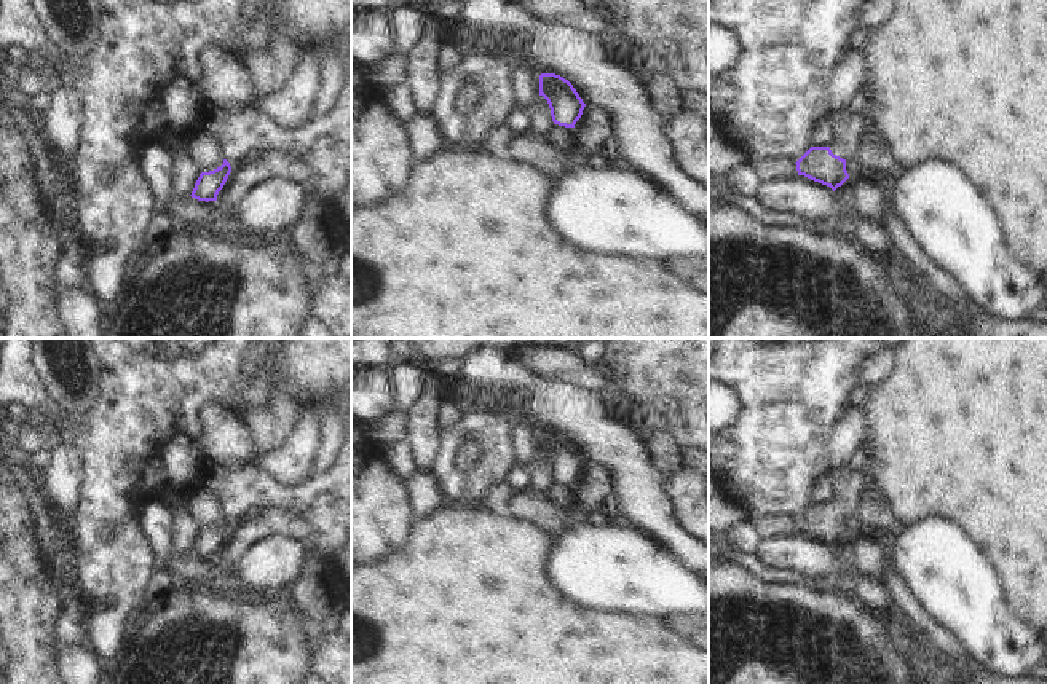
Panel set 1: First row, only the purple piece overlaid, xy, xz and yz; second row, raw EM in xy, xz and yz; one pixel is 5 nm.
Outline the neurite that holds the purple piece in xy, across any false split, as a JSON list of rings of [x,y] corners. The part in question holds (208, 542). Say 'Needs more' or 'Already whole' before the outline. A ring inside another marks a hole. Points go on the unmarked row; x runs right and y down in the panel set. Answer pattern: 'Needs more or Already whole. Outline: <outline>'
Needs more. Outline: [[[351,394],[345,411],[346,435],[334,464],[294,488],[254,466],[231,469],[206,461],[200,485],[217,497],[223,521],[201,529],[190,553],[217,558],[230,529],[243,518],[255,510],[282,507],[310,520],[313,529],[306,545],[313,545],[321,558],[334,560],[351,525]]]

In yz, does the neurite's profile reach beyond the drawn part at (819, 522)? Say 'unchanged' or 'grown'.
grown

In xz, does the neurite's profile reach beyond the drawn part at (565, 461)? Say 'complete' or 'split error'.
complete

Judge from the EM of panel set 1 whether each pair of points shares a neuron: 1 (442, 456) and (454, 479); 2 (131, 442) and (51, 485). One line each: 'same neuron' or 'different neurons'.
1: same neuron
2: different neurons

